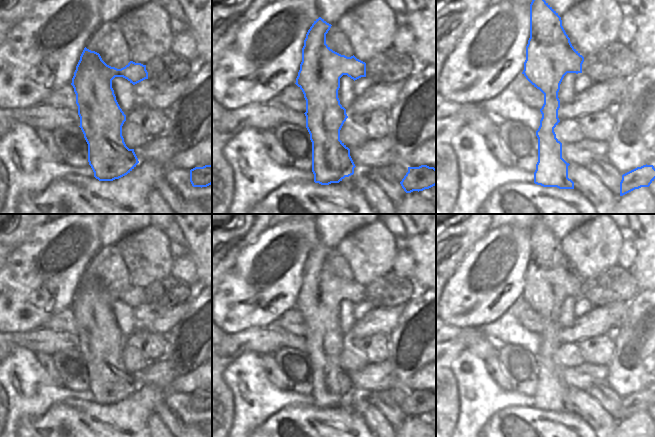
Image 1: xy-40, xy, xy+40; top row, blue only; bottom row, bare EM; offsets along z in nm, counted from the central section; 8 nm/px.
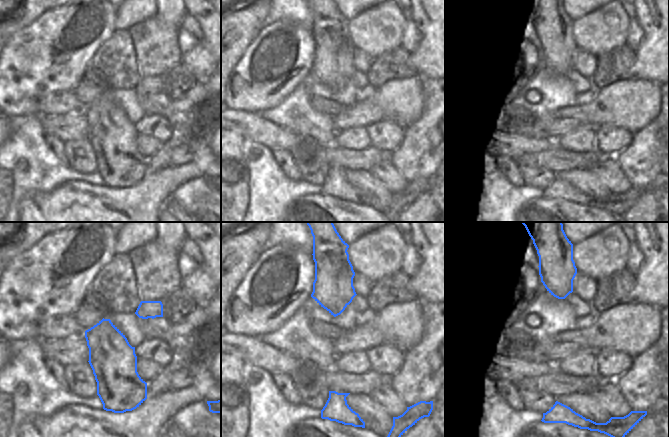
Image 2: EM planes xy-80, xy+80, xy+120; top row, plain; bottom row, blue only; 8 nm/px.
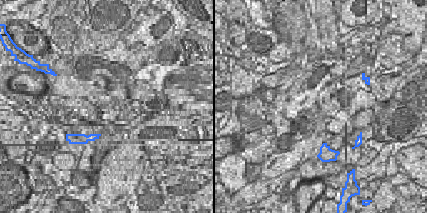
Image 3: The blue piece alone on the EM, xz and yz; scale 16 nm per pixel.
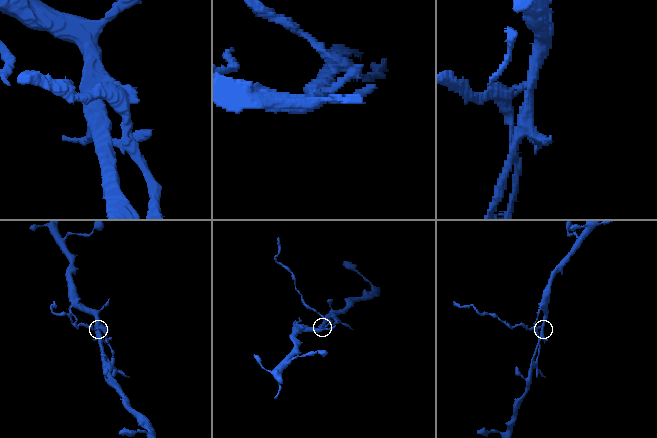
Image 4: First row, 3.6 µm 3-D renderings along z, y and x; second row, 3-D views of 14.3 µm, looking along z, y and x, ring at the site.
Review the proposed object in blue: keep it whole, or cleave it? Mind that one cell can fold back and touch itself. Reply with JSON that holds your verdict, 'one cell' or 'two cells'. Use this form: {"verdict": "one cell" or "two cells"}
{"verdict": "one cell"}

